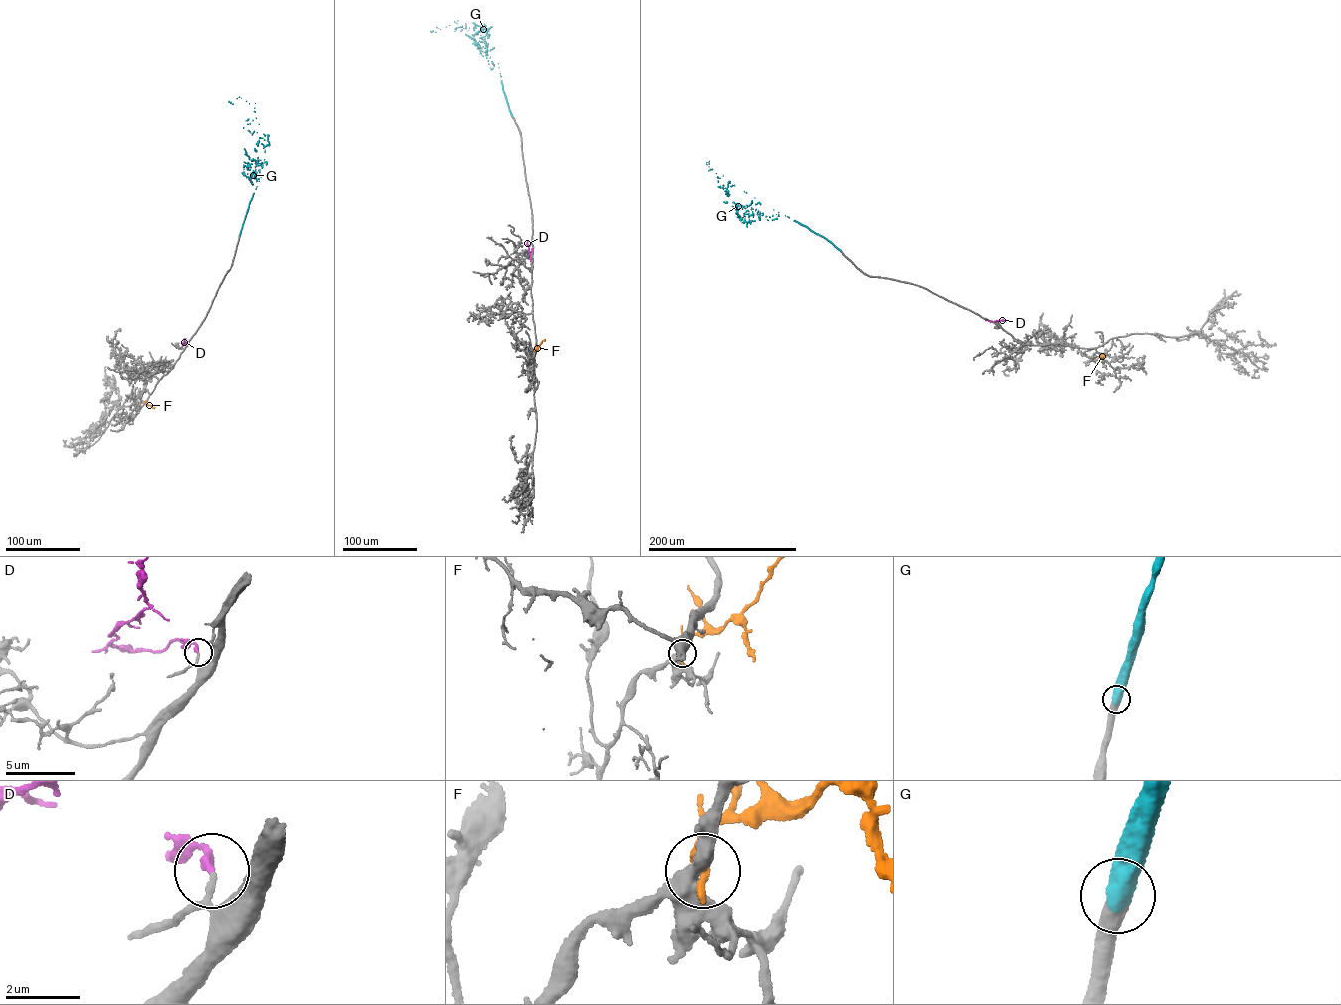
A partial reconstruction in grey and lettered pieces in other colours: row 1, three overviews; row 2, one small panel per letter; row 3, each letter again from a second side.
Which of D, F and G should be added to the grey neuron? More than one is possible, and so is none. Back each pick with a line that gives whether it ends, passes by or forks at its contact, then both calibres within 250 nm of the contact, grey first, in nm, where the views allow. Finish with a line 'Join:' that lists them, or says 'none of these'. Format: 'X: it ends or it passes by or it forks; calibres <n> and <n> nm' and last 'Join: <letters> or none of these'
D: it ends; calibres 120 and 260 nm
G: it ends; calibres 550 and 600 nm
Join: D, G

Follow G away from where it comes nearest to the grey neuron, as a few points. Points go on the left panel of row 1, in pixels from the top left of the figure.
G: (239, 235), (257, 186), (248, 163), (243, 166), (257, 162), (259, 137), (248, 130), (255, 103), (228, 101)

